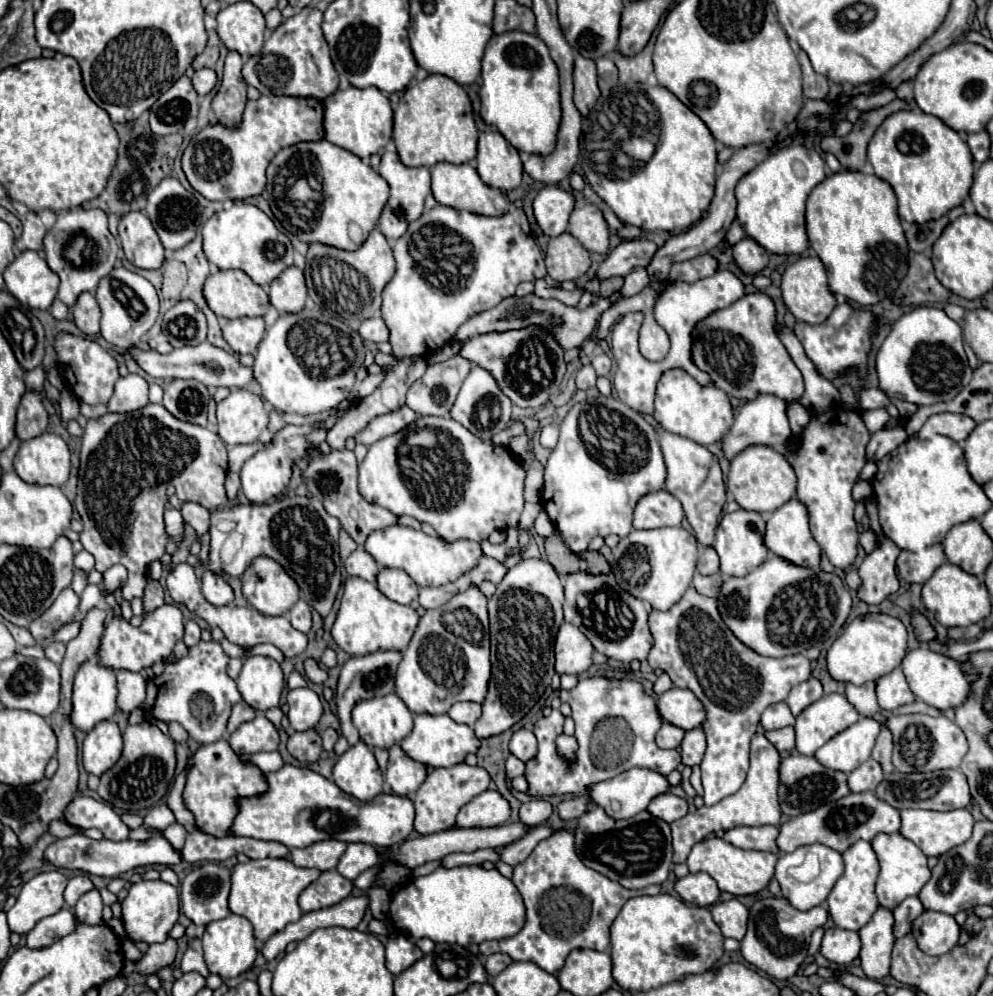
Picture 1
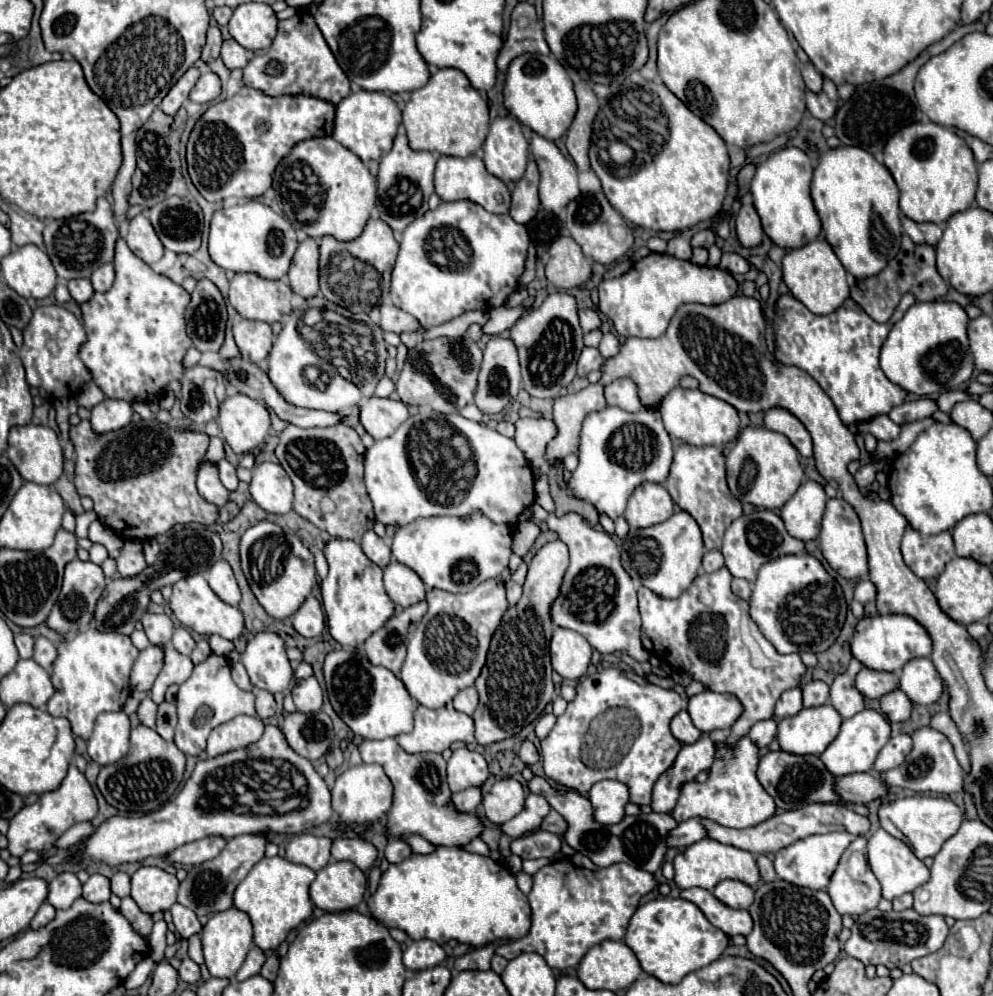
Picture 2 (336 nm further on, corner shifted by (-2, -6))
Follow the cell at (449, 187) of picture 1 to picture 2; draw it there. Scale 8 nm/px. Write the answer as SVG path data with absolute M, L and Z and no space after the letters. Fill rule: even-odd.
M475 155L459 159L459 157L439 157L437 167L435 167L435 193L439 195L441 201L473 201L487 209L489 213L507 213L509 211L509 191L503 185L503 181L497 181L491 173L487 173L483 161ZM501 193L505 197L505 203L497 203L495 195Z

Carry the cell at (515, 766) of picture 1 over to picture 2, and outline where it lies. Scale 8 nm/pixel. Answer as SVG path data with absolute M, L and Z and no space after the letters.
M533 777L527 781L527 789L531 793L543 795L549 805L563 815L567 821L567 831L563 835L565 843L573 847L577 853L589 857L597 867L609 867L613 863L627 863L637 869L655 873L665 859L667 853L667 837L677 827L677 821L667 813L649 813L649 815L637 815L637 817L625 817L621 823L615 825L601 825L593 819L593 807L587 797L581 797L577 791L563 791L563 789L551 789L547 779Z

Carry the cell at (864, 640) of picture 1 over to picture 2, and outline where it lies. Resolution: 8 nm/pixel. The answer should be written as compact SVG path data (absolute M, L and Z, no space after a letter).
M875 615L863 617L851 637L851 655L861 661L863 667L873 671L899 673L901 667L915 657L929 657L931 637L927 631L907 615Z

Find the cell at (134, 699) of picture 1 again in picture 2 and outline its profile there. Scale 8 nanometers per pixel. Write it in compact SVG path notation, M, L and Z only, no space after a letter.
M149 645L139 653L137 661L131 669L131 689L133 691L151 691L155 677L159 675L163 665L163 649Z

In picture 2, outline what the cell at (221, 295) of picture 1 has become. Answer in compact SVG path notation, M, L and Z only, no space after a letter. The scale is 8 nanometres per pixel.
M237 273L229 287L229 303L245 319L259 319L265 323L277 323L283 315L291 313L291 289L283 281L269 281L257 273Z

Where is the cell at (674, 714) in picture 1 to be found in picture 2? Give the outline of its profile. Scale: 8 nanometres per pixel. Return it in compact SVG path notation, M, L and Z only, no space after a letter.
M703 691L689 699L687 713L701 733L711 733L715 729L729 729L741 715L741 703L729 693Z

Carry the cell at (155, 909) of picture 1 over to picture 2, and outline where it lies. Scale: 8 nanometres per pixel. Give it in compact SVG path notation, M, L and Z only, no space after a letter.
M141 867L131 877L131 897L147 915L167 911L177 901L179 881L159 867Z

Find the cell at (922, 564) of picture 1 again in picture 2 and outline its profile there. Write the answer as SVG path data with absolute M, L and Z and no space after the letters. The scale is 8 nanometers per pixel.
M907 527L901 541L901 553L907 567L917 577L935 579L939 577L945 563L955 557L955 547L947 531L933 537L921 537L917 531Z

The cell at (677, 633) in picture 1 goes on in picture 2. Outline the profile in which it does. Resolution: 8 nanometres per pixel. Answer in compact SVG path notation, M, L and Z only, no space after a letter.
M725 567L717 573L697 575L679 599L659 599L649 589L639 587L643 647L659 659L667 659L675 669L689 673L693 681L703 683L707 691L731 693L741 701L743 713L725 739L725 747L729 749L733 749L759 719L771 719L781 693L797 689L805 675L805 665L797 653L779 655L765 639L757 623L749 617L747 601L731 593L731 579L733 575Z

